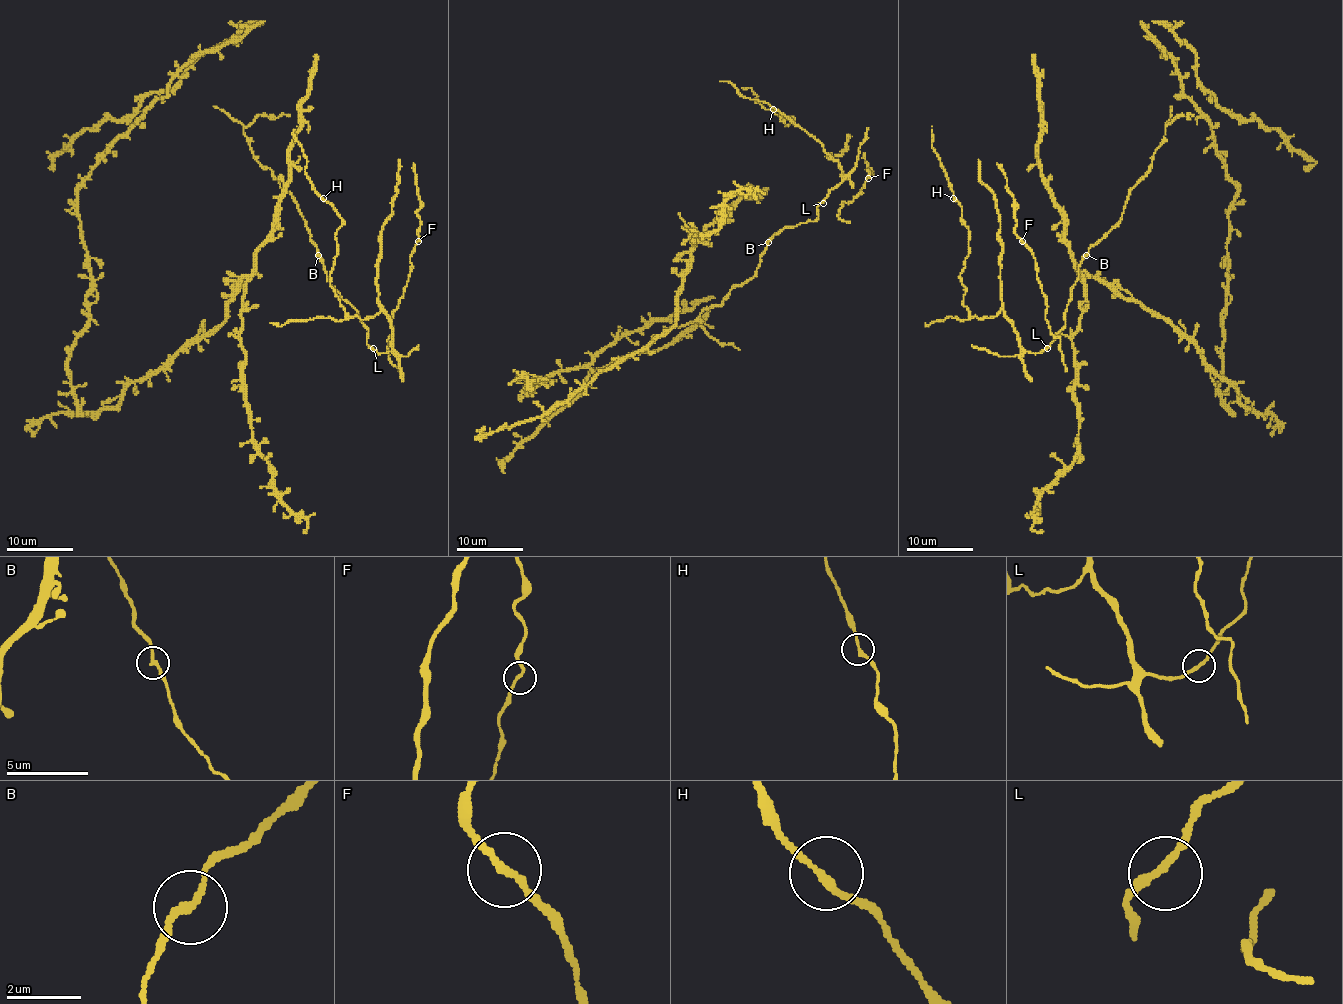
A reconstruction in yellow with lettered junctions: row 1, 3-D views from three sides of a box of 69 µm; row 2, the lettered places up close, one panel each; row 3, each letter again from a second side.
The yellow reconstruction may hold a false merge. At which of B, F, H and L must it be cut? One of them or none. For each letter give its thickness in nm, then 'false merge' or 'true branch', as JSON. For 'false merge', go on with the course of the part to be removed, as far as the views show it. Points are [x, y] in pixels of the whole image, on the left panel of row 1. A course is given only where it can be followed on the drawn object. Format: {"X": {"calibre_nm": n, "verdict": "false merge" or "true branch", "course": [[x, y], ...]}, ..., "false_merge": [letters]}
{"B": {"calibre_nm": 190, "verdict": "true branch"}, "F": {"calibre_nm": 180, "verdict": "true branch"}, "H": {"calibre_nm": 190, "verdict": "true branch"}, "L": {"calibre_nm": 200, "verdict": "true branch"}, "false_merge": []}

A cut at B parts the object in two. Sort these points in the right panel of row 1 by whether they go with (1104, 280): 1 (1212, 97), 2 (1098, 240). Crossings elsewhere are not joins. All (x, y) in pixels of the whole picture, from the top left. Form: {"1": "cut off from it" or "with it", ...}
{"1": "with it", "2": "cut off from it"}

